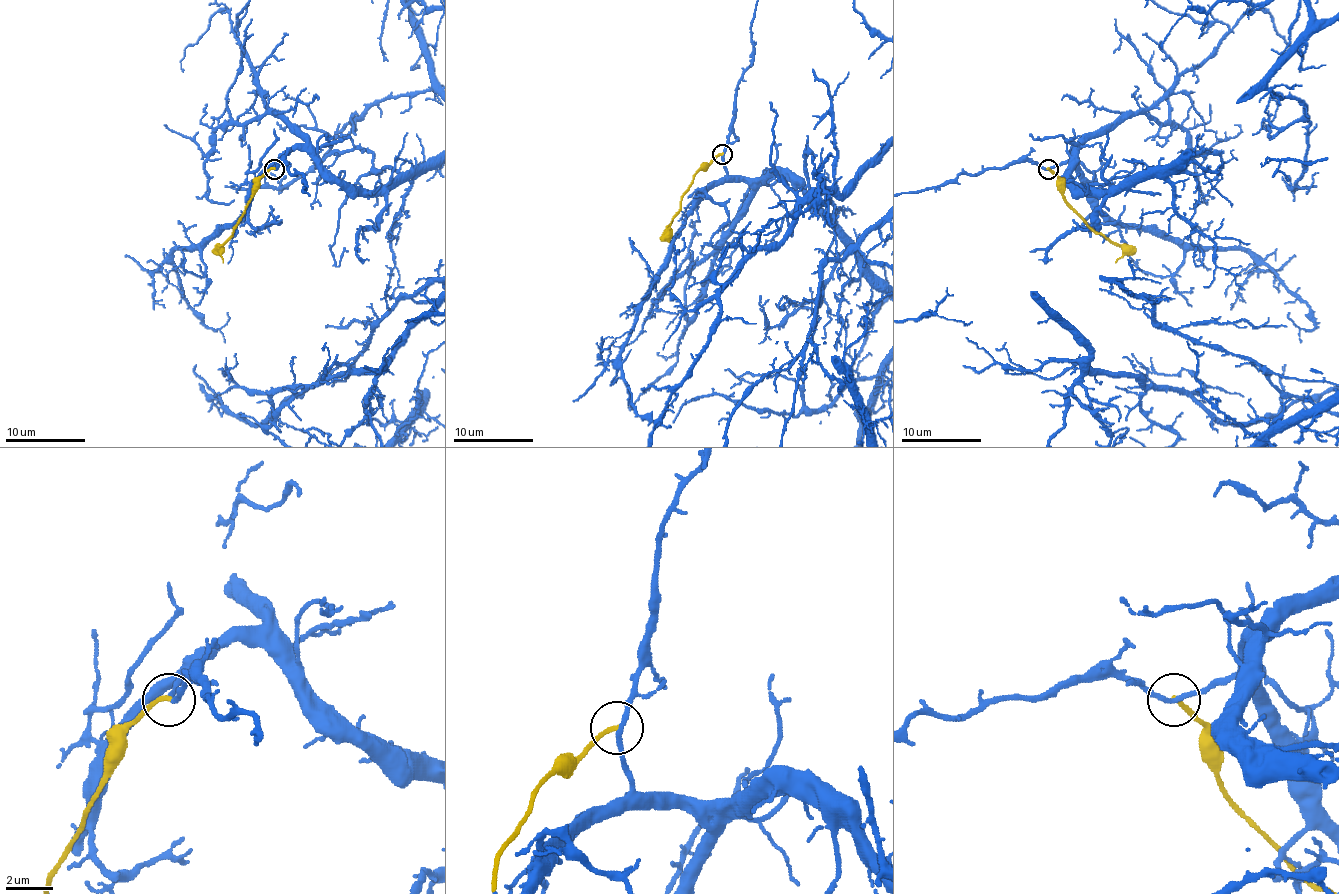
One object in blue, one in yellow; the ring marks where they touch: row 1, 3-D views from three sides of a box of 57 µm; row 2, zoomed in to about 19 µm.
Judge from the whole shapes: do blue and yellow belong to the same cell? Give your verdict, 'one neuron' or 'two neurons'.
two neurons

